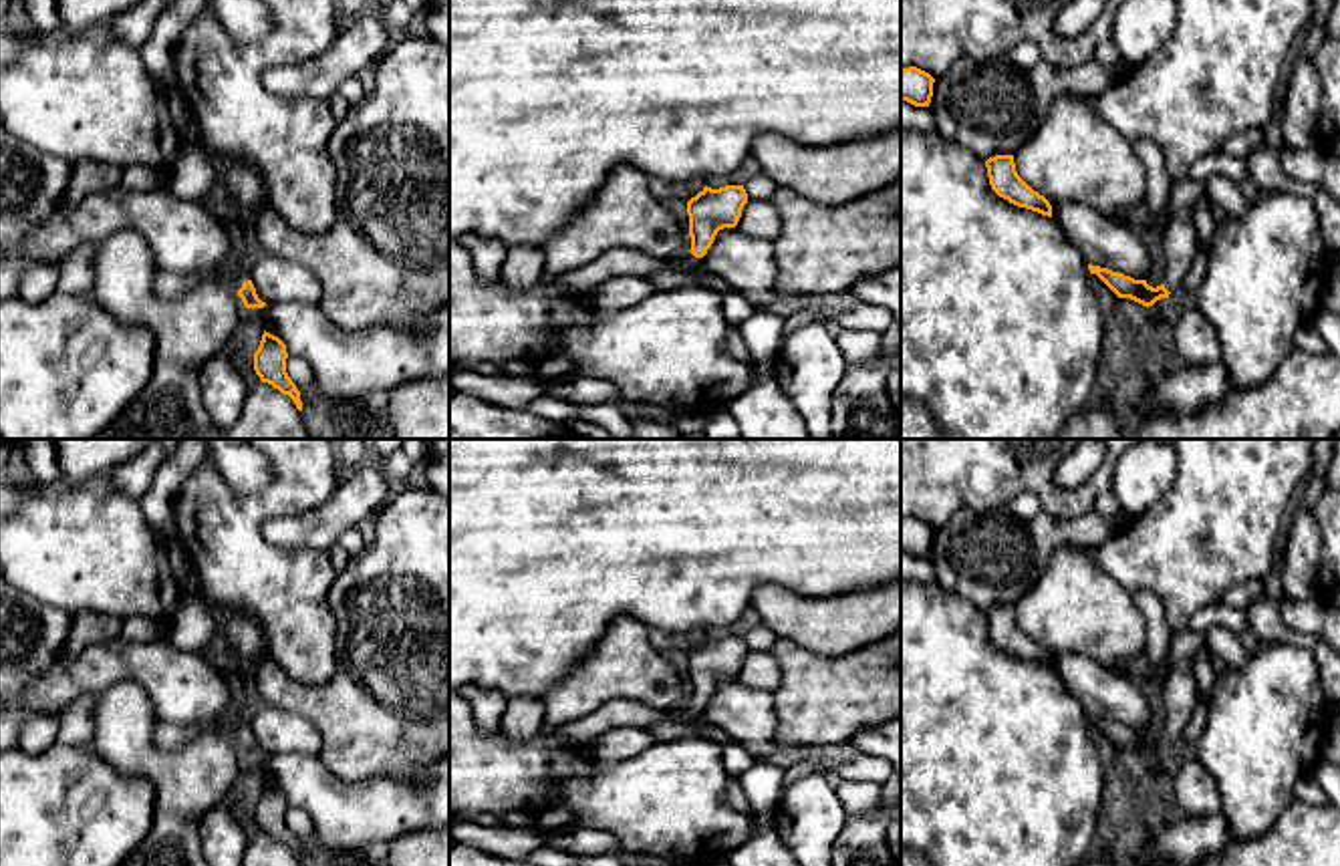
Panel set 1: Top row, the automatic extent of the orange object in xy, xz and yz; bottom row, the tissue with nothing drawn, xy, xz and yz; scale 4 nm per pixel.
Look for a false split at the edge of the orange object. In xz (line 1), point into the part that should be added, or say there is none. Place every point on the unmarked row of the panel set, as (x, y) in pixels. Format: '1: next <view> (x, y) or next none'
1: next xz (615, 713)

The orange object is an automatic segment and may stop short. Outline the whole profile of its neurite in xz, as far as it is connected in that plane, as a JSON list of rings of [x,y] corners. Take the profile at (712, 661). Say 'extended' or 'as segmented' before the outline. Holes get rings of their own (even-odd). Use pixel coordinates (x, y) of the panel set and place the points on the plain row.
extended; [[[725,636],[719,640],[703,638],[687,653],[691,701],[675,711],[659,711],[633,699],[613,699],[594,713],[566,723],[558,731],[584,747],[590,747],[600,735],[619,727],[649,727],[667,719],[685,715],[693,721],[701,719],[701,709],[711,699],[715,687],[723,679],[735,679],[742,661],[748,655],[744,636]]]

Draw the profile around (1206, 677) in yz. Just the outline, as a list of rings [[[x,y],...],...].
[[[1203,644],[1199,646],[1193,655],[1193,669],[1195,669],[1195,679],[1197,679],[1197,699],[1195,699],[1195,707],[1193,713],[1189,717],[1189,723],[1185,727],[1183,739],[1195,747],[1195,743],[1199,741],[1203,729],[1205,729],[1205,721],[1207,721],[1207,705],[1213,693],[1213,685],[1217,681],[1217,675],[1211,667],[1211,653],[1209,648]]]

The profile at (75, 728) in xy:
[[[79,697],[58,719],[56,741],[62,745],[87,747],[95,733],[95,699]]]

